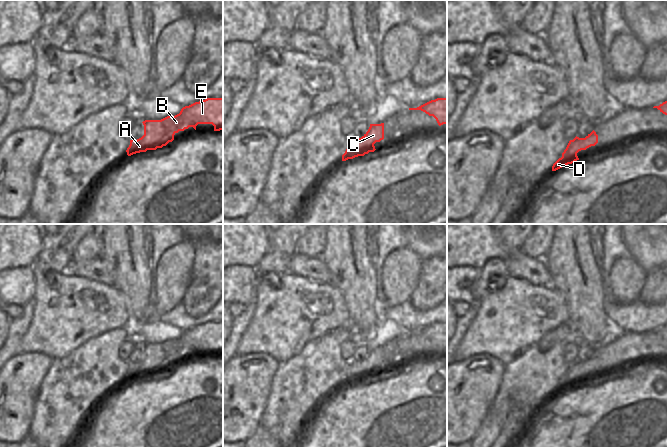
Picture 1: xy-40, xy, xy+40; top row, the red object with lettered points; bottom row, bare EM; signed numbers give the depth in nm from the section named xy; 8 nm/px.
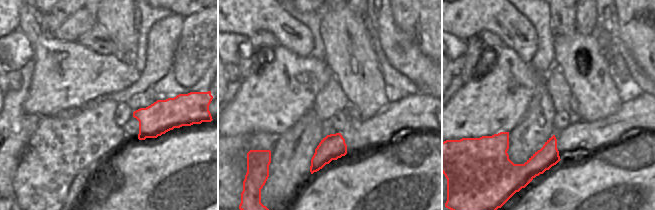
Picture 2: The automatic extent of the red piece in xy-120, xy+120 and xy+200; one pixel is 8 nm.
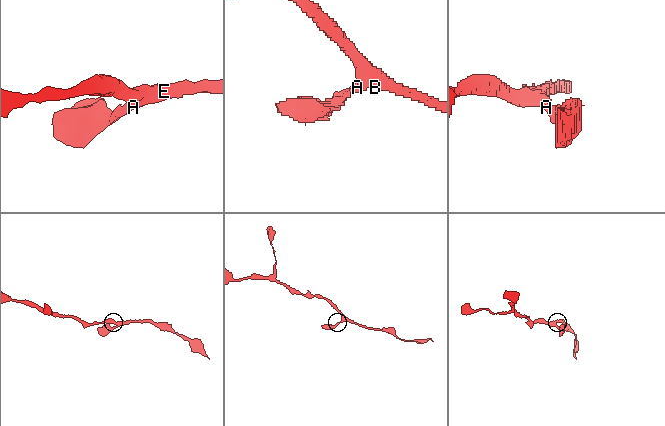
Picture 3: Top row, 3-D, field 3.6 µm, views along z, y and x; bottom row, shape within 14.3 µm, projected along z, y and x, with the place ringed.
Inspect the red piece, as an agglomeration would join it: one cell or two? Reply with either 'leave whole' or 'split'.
leave whole

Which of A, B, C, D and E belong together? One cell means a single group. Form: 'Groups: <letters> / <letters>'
Groups: A B C D E.

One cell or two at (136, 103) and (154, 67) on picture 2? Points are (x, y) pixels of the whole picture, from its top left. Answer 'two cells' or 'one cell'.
two cells

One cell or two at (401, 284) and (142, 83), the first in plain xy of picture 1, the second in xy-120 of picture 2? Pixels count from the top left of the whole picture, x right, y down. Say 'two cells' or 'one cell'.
one cell

